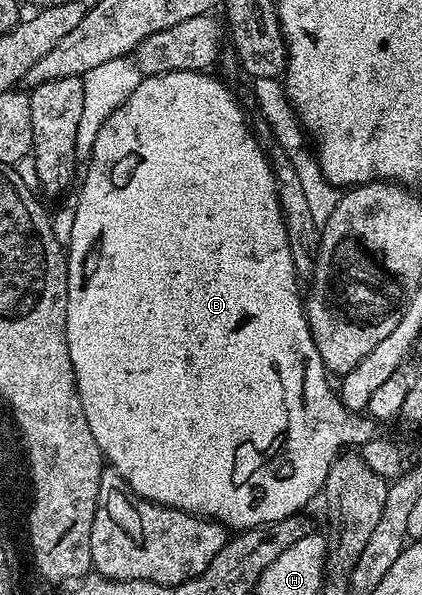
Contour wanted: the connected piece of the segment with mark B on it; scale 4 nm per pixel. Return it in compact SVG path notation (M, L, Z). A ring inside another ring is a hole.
M168 71L168 72L167 72L167 73L165 73L165 74L164 74L164 75L152 75L152 76L151 76L151 77L147 77L147 76L143 76L143 79L142 79L142 81L141 81L141 82L140 82L140 83L139 83L139 84L138 84L138 86L137 86L137 87L136 87L136 91L132 91L132 95L128 95L128 99L127 99L127 100L126 100L126 102L125 102L125 103L124 103L124 104L123 104L123 105L122 105L122 106L120 106L120 108L118 108L118 109L117 109L117 110L116 110L116 111L112 111L112 115L108 115L108 119L107 119L107 120L106 120L106 122L105 122L105 123L104 123L104 127L100 127L100 135L96 135L96 143L95 143L95 144L94 144L94 146L93 146L93 147L92 147L92 151L91 151L91 152L90 152L90 156L89 156L89 161L88 161L88 164L90 164L90 166L88 166L88 167L87 167L87 169L86 169L86 178L84 178L84 179L83 179L83 181L82 181L82 190L80 190L80 191L79 191L79 193L78 193L78 205L77 205L77 204L75 204L75 205L74 205L74 206L73 206L73 211L74 211L74 218L73 218L73 219L72 219L72 235L71 235L71 236L70 236L70 240L69 240L69 242L68 242L68 248L67 248L67 249L66 249L66 250L65 250L65 255L66 255L66 278L67 278L67 279L68 279L68 311L67 311L67 312L66 312L66 342L67 342L67 343L68 343L68 355L72 355L72 367L73 367L73 368L74 368L74 374L75 374L75 375L76 375L76 383L77 383L77 384L78 384L78 394L79 394L79 395L80 395L80 403L81 403L81 404L82 404L82 406L83 406L83 407L84 407L84 419L88 419L88 427L89 427L89 428L90 428L90 430L91 430L91 431L92 431L92 439L96 439L96 447L100 447L100 451L101 451L101 452L102 452L102 456L103 456L103 458L105 458L105 460L106 460L106 461L107 461L107 462L108 462L108 465L109 465L109 468L111 468L111 469L114 469L114 470L115 470L115 471L117 471L117 473L118 473L118 474L120 474L120 475L121 475L121 477L123 477L123 478L124 478L124 480L126 480L126 484L127 484L127 486L128 486L128 489L129 489L129 492L131 492L131 493L133 493L133 494L135 494L135 495L137 495L137 496L139 496L139 497L143 497L143 498L144 498L144 500L146 500L146 501L154 501L154 502L156 502L156 503L157 503L157 505L164 505L164 506L166 506L166 508L167 508L167 509L179 509L179 510L180 510L180 511L184 511L184 512L185 512L185 513L191 513L191 514L192 514L192 516L194 516L194 517L200 517L200 518L203 518L203 519L205 519L205 520L208 520L208 521L218 521L218 522L220 522L220 524L222 524L222 525L224 525L224 526L226 526L226 528L227 528L227 530L230 530L230 531L245 531L245 530L247 530L247 529L255 529L255 528L256 528L256 527L260 527L260 526L261 526L261 525L275 525L275 524L276 524L276 523L277 523L277 521L282 521L282 520L284 520L284 518L285 518L285 517L293 517L293 516L295 516L295 515L298 515L298 514L301 514L301 513L302 513L302 512L303 512L303 510L305 510L305 509L306 509L306 508L307 508L307 506L309 506L309 504L310 504L310 502L311 502L311 501L312 501L312 499L313 499L313 497L314 497L314 496L315 496L315 495L317 495L317 493L318 493L318 492L320 492L320 491L322 491L322 489L323 489L323 488L324 488L324 487L325 487L325 479L326 479L326 478L327 478L327 476L328 476L328 467L330 467L330 466L331 466L331 464L332 464L332 462L333 462L333 461L334 461L334 460L336 460L336 459L337 459L337 458L338 458L338 456L339 456L339 454L341 454L341 453L342 453L342 452L343 452L343 450L345 450L345 449L348 449L348 448L351 448L351 447L352 447L352 445L351 445L351 443L352 443L352 441L351 441L351 439L352 439L352 440L354 440L354 441L355 441L355 443L358 443L358 442L363 442L363 441L367 441L367 440L368 440L368 439L372 439L372 438L374 438L374 437L379 437L379 436L381 436L381 433L382 433L382 427L381 427L381 424L380 424L380 423L379 423L379 422L377 422L377 421L376 421L376 420L375 420L375 419L374 419L374 418L371 418L371 417L369 417L369 416L368 416L368 415L367 415L367 414L364 414L364 413L361 413L361 414L359 414L359 413L353 413L353 412L351 412L351 410L350 410L350 409L348 409L348 408L346 408L346 407L344 407L344 405L343 405L343 403L342 403L342 399L341 399L341 396L339 396L339 394L338 394L338 393L337 393L337 392L336 392L336 389L335 389L335 386L334 386L334 389L333 389L333 387L332 387L332 386L330 386L330 381L331 381L331 378L330 378L330 377L329 377L329 376L328 376L328 374L327 374L327 371L326 371L326 368L325 368L325 367L324 367L324 363L323 363L323 362L322 362L322 360L321 360L321 359L320 359L320 351L316 351L316 343L315 343L315 342L314 342L314 340L313 340L313 339L312 339L312 331L311 331L311 330L310 330L310 328L309 328L309 327L308 327L308 319L307 319L307 318L306 318L306 306L305 306L305 304L304 304L304 293L303 293L303 290L302 290L302 289L301 289L301 288L300 288L300 282L299 282L299 280L298 280L298 276L297 276L297 275L296 275L296 271L295 271L295 270L294 270L294 264L293 264L293 263L292 263L292 251L291 251L291 250L290 250L290 248L289 248L289 247L288 247L288 231L287 231L287 230L286 230L286 228L285 228L285 227L284 227L284 219L283 219L283 218L282 218L282 208L281 208L281 207L280 207L280 203L279 203L279 202L278 202L278 182L277 182L277 181L275 181L275 180L274 180L274 169L273 169L273 168L272 168L272 167L271 167L271 166L270 166L270 158L269 158L269 157L267 157L267 155L266 155L266 152L264 152L264 151L263 151L263 150L262 150L262 149L261 149L261 147L259 147L259 145L258 145L258 138L257 138L257 137L255 137L255 135L254 135L254 131L253 131L253 128L252 128L252 125L251 125L251 122L250 122L250 121L249 121L249 120L248 120L248 121L247 121L247 122L246 122L246 113L245 113L245 111L244 111L244 110L242 110L242 105L241 105L241 103L240 103L240 102L238 102L238 101L237 101L237 99L236 99L236 98L234 98L234 93L233 93L233 91L232 91L232 90L230 90L230 89L229 89L229 87L228 87L228 86L226 86L226 85L225 85L225 83L224 83L224 82L222 82L222 81L217 81L217 79L216 79L216 78L214 78L214 77L209 77L209 76L210 76L210 75L211 75L211 74L210 74L210 73L209 73L209 72L206 72L206 71ZM341 416L342 416L342 421L343 421L343 423L344 423L344 424L346 424L346 425L350 425L350 429L351 429L351 433L350 433L350 437L351 437L351 439L350 439L350 437L349 437L349 435L348 435L348 434L346 434L346 433L342 433L342 421L341 421L341 419L340 419L340 417L341 417Z

